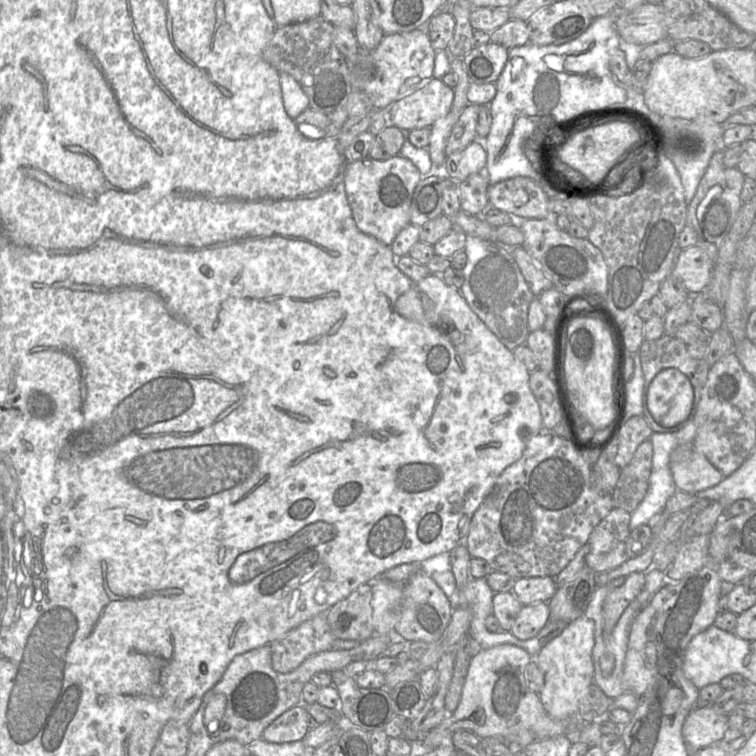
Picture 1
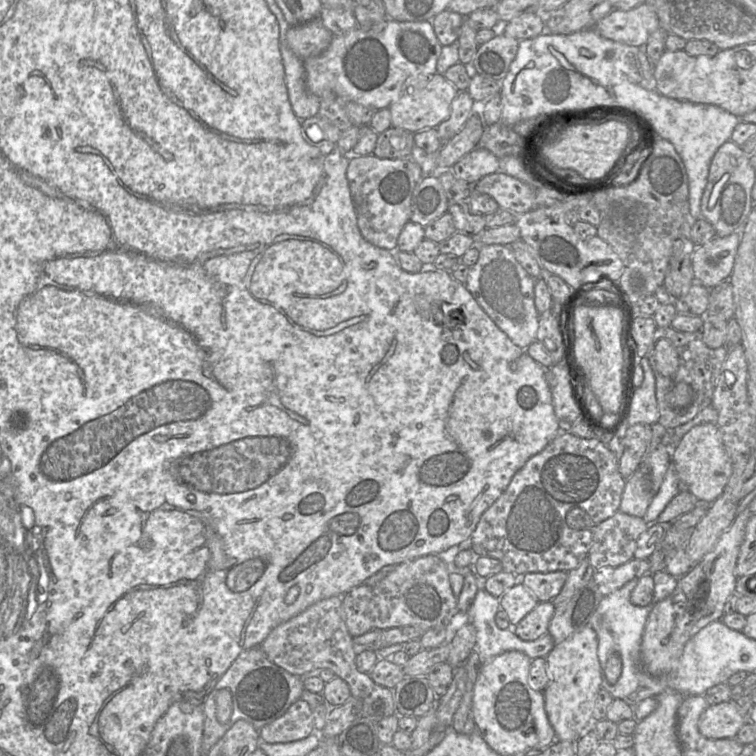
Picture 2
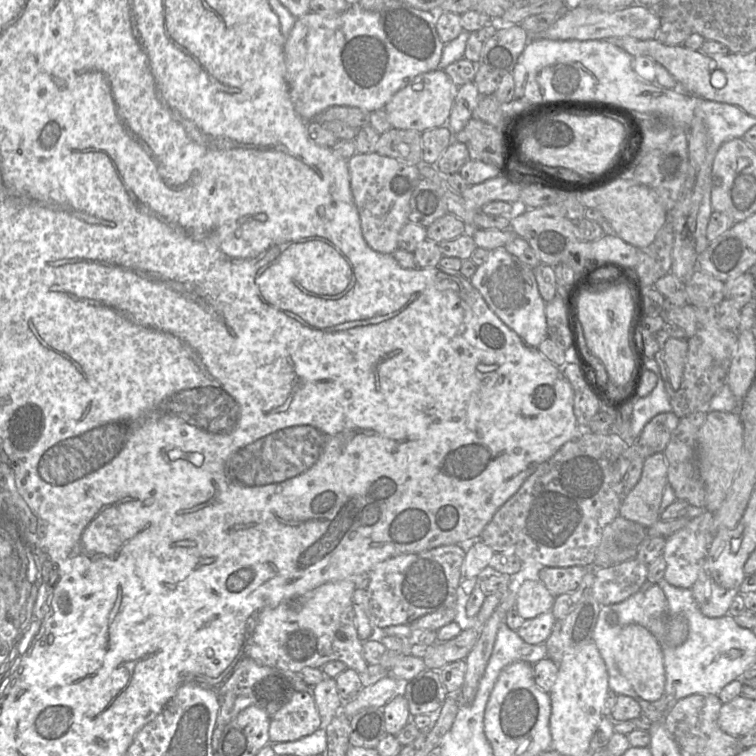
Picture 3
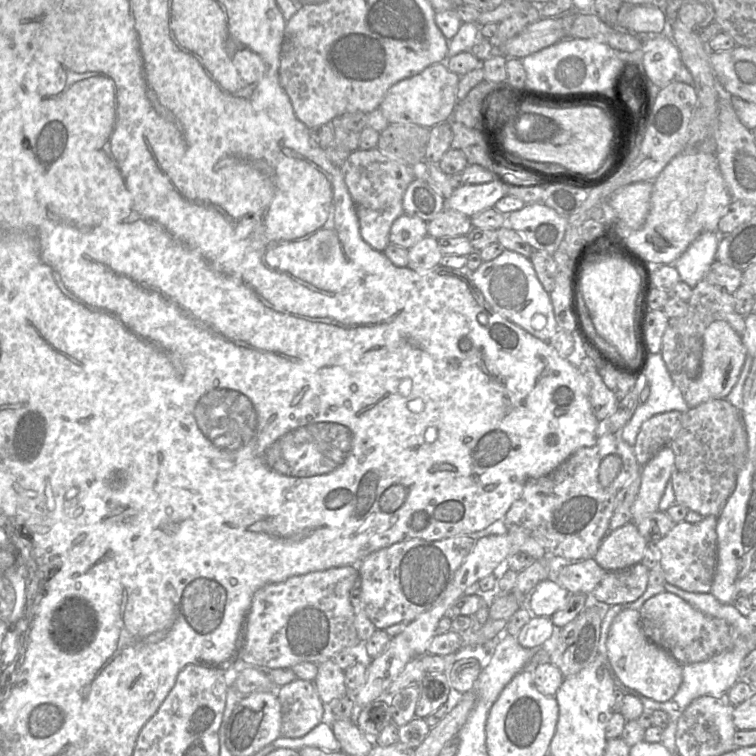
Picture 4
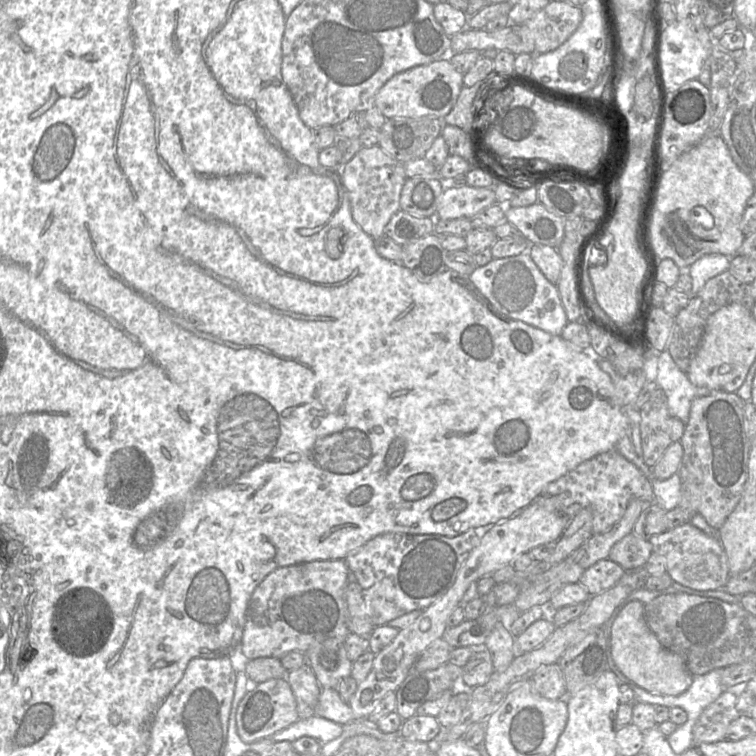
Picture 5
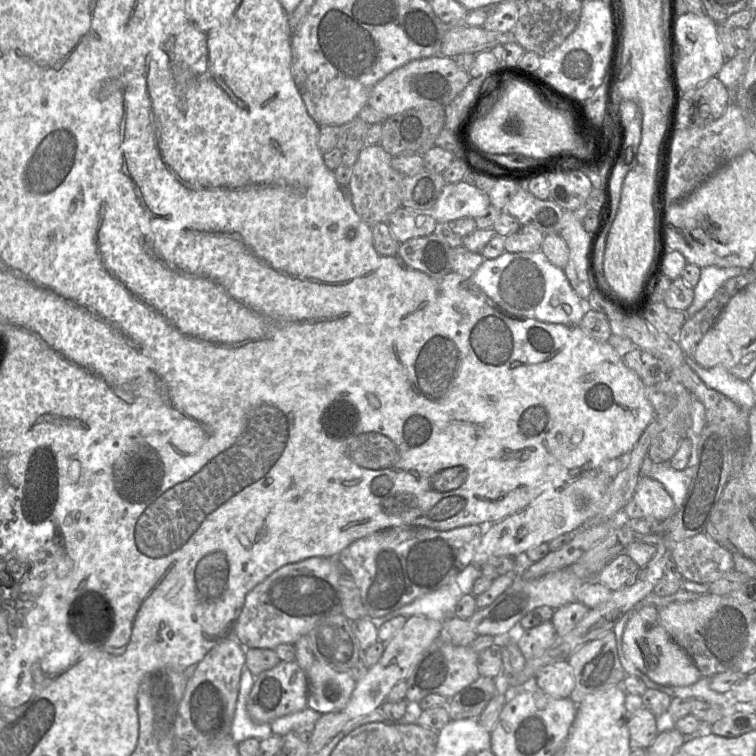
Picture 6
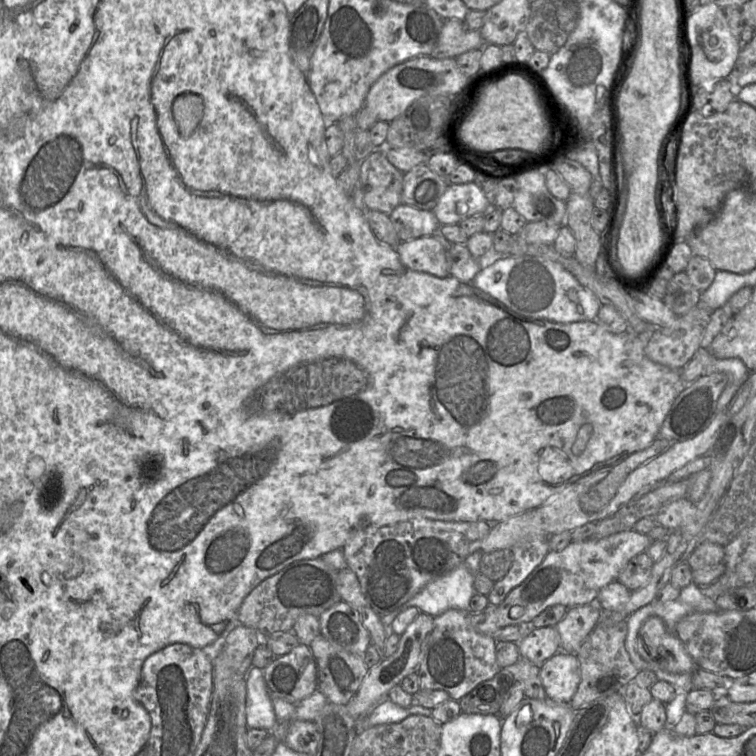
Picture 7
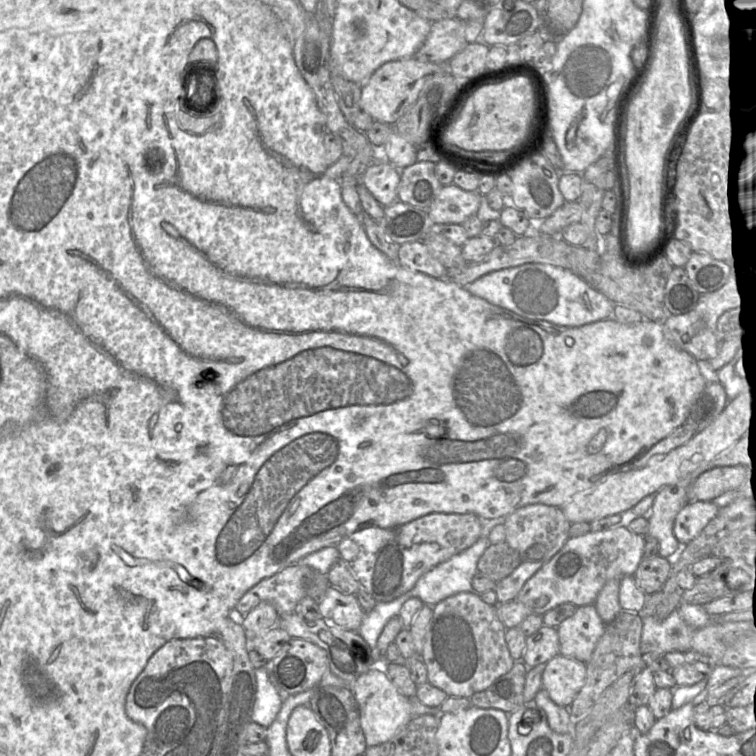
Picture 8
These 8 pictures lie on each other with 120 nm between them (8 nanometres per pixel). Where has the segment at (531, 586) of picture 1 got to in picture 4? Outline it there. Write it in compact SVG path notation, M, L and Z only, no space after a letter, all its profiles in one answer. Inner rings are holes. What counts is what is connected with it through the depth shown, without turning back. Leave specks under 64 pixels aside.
M593 559L570 562L549 579L557 582L570 594L590 594L600 583L606 571Z

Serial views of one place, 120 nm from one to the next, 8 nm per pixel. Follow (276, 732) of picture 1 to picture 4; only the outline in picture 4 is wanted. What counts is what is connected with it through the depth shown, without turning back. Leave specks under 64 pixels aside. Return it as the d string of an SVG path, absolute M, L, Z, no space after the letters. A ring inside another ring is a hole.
M297 678L278 687L276 693L281 704L281 736L303 737L322 722L325 704L314 682Z

